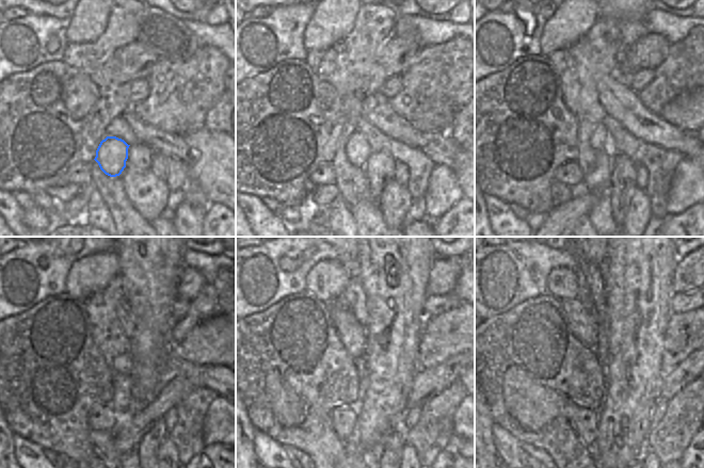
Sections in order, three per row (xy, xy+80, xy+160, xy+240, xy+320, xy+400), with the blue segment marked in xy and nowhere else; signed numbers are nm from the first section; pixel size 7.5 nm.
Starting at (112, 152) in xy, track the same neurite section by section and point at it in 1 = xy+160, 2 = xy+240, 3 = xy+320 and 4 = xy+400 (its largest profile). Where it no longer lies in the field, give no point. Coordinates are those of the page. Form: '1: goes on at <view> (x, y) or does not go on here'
1: goes on at xy+160 (600, 136)
2: goes on at xy+240 (123, 364)
3: goes on at xy+320 (351, 334)
4: goes on at xy+400 (584, 323)

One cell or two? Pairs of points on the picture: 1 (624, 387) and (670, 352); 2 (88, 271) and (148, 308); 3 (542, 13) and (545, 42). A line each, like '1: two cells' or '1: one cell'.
1: two cells
2: two cells
3: two cells

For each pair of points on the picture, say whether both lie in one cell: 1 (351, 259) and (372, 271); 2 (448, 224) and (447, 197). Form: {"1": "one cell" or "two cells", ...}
{"1": "two cells", "2": "two cells"}

